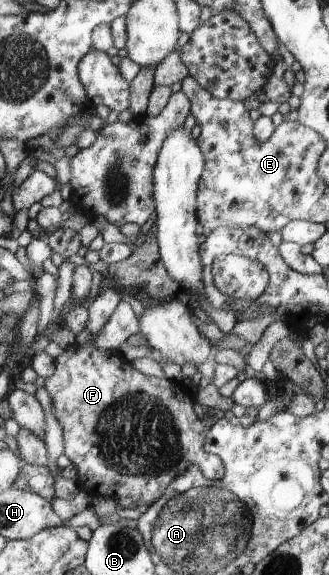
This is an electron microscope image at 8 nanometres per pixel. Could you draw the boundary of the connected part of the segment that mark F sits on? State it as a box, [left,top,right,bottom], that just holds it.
[39,345,225,504]

